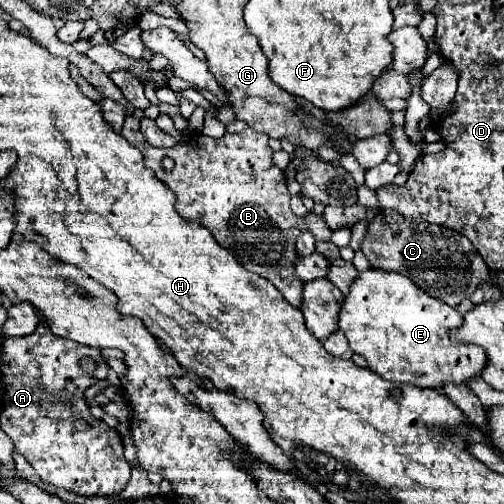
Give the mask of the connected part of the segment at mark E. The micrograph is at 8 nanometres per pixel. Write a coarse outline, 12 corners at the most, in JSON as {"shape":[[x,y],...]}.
{"shape":[[396,271],[350,283],[338,329],[376,375],[466,383],[486,353]]}

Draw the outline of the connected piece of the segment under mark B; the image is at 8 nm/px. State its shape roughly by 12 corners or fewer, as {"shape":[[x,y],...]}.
{"shape":[[196,133],[146,167],[176,211],[300,307],[294,243],[328,241],[292,213],[268,135]]}

